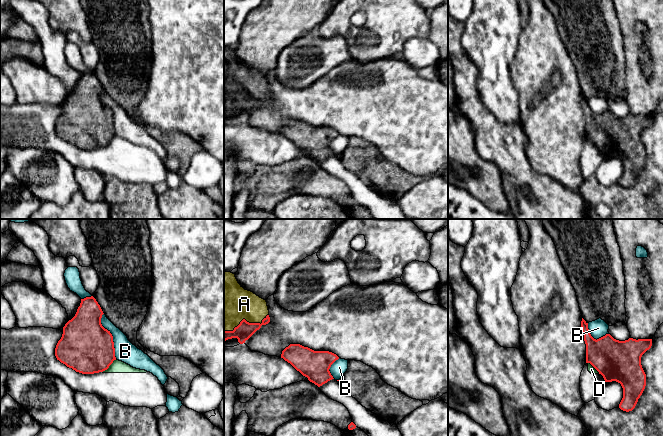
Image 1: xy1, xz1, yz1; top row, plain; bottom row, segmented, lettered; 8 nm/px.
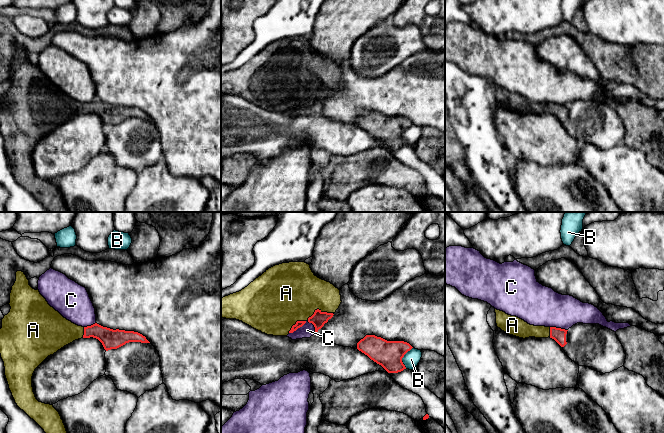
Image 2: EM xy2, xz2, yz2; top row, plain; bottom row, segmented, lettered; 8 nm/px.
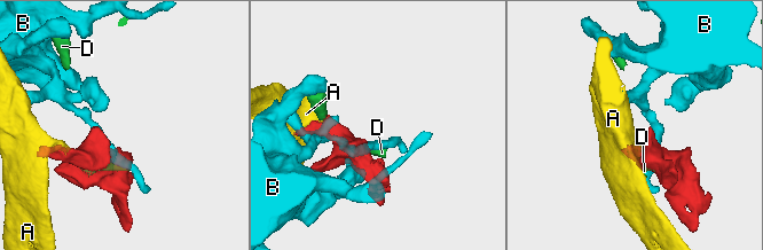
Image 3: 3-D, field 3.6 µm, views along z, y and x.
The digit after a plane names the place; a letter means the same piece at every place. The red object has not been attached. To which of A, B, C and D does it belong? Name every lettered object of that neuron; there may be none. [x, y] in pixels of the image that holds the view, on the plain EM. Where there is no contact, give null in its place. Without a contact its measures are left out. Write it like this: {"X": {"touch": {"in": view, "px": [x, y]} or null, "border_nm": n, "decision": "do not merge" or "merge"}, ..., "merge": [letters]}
{"A": {"touch": {"in": "xz1", "px": [246, 97]}, "border_nm": 380, "decision": "merge"}, "B": {"touch": {"in": "xy1", "px": [112, 112]}, "border_nm": 380, "decision": "do not merge"}, "C": {"touch": {"in": "xz2", "px": [302, 101]}, "border_nm": 220, "decision": "do not merge"}, "D": {"touch": {"in": "xy1", "px": [109, 141]}, "border_nm": 160, "decision": "do not merge"}, "merge": ["A"]}

